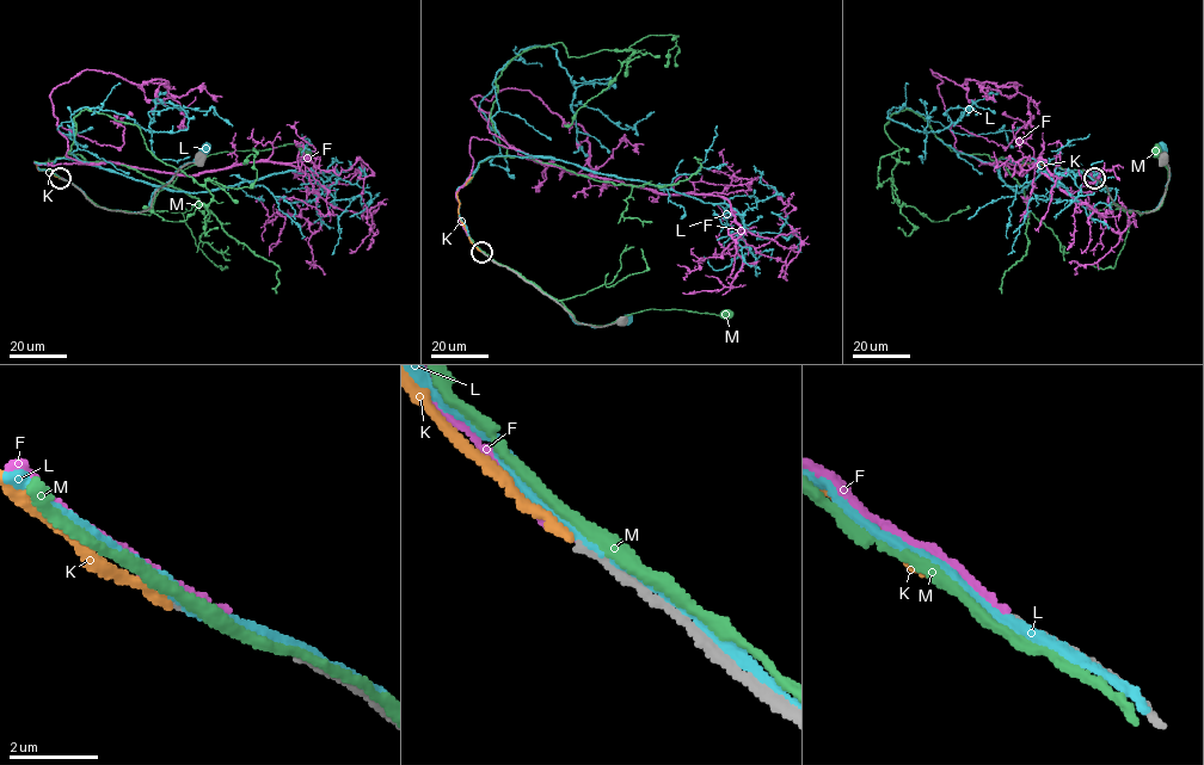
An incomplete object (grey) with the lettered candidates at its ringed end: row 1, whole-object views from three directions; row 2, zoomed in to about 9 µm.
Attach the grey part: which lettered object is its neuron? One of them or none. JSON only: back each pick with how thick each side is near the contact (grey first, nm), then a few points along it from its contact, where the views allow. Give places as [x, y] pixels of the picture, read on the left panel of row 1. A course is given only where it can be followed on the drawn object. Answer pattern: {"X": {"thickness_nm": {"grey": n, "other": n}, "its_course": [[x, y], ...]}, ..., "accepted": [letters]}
{"K": {"thickness_nm": {"grey": 170, "other": 200}, "its_course": [[60, 178], [49, 171], [40, 170], [35, 162], [50, 164]]}, "accepted": ["K"]}

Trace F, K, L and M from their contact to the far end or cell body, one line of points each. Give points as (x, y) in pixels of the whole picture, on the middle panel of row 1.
F: (483, 253), (456, 197), (473, 136), (575, 172), (724, 197), (744, 230), (791, 233), (800, 248), (772, 238)
K: (481, 252), (471, 241), (458, 214), (456, 191), (472, 177)
L: (486, 255), (558, 302), (575, 322), (603, 326), (625, 319)
M: (485, 254), (559, 300), (578, 322), (603, 326), (651, 308), (725, 314)

